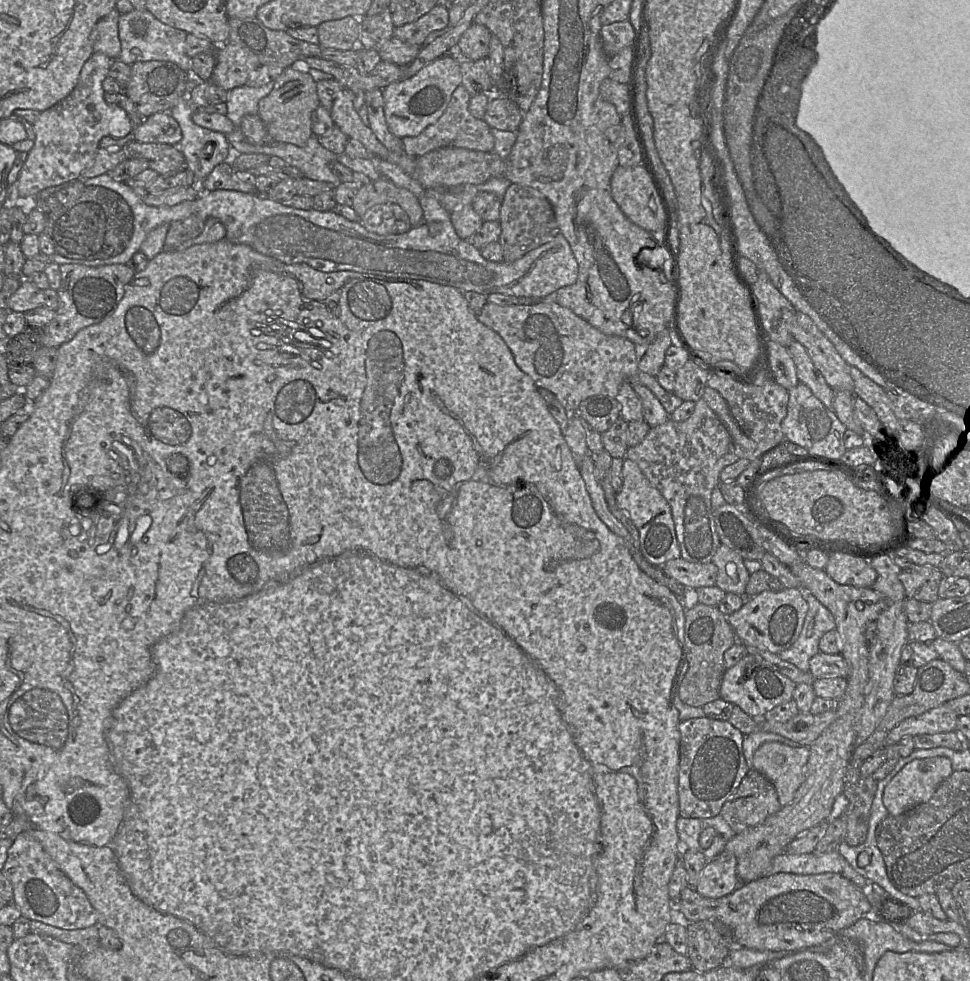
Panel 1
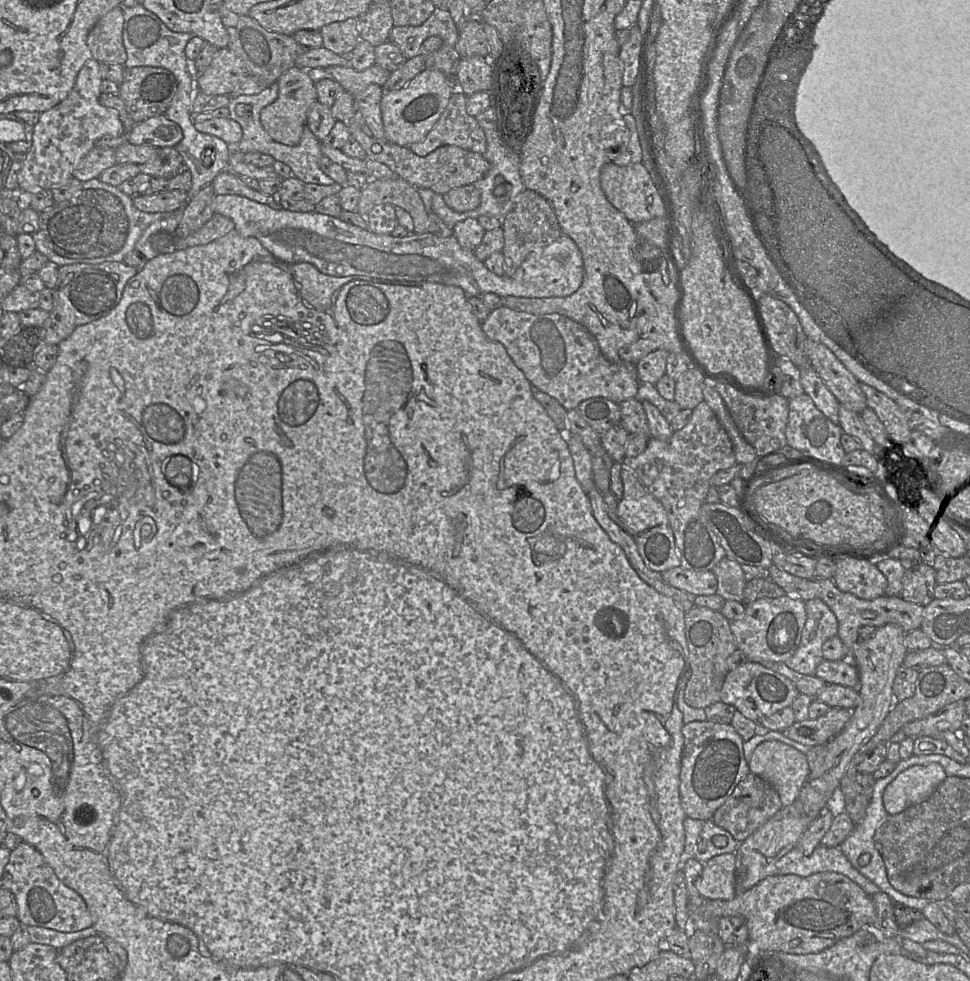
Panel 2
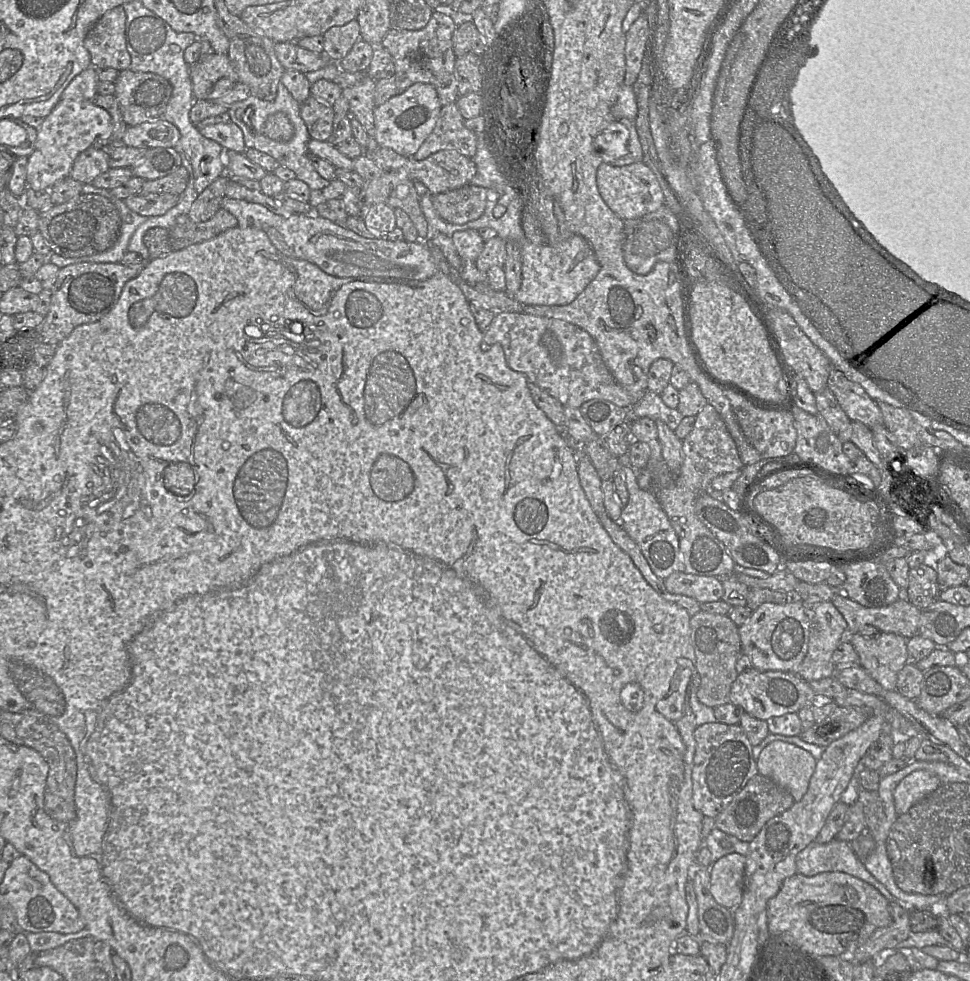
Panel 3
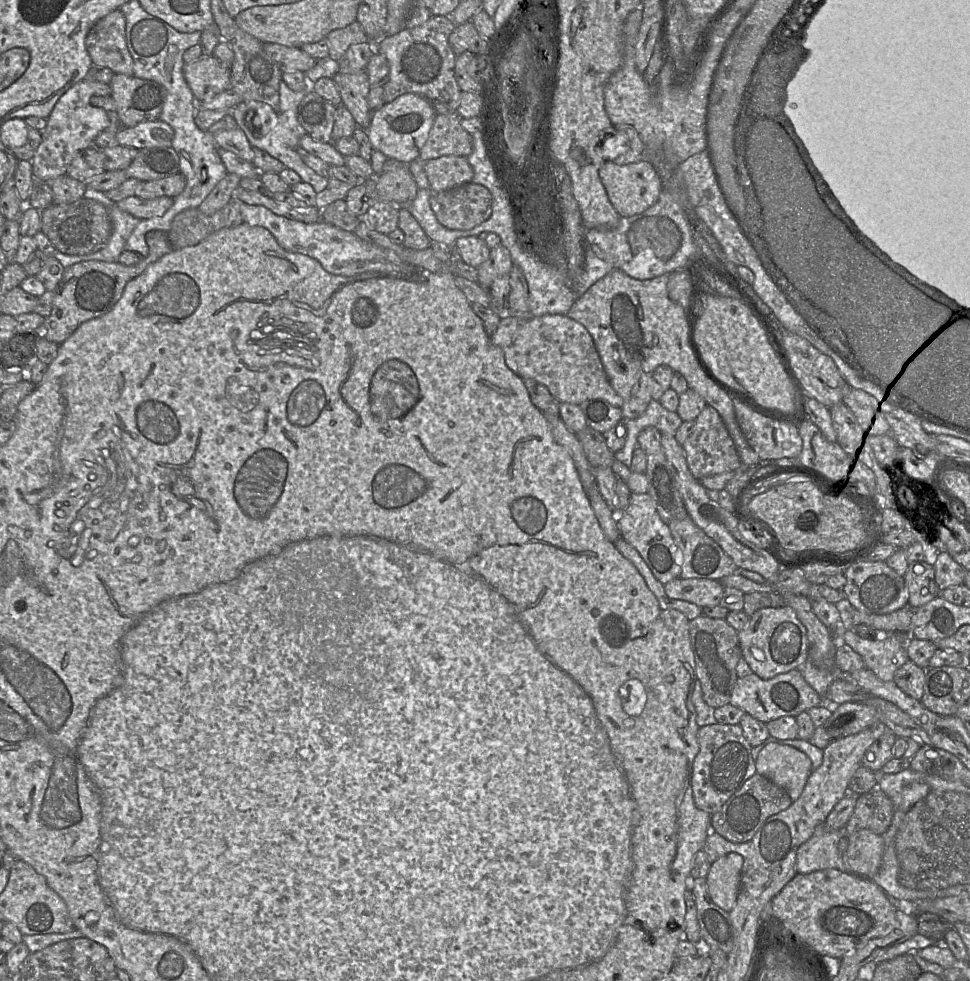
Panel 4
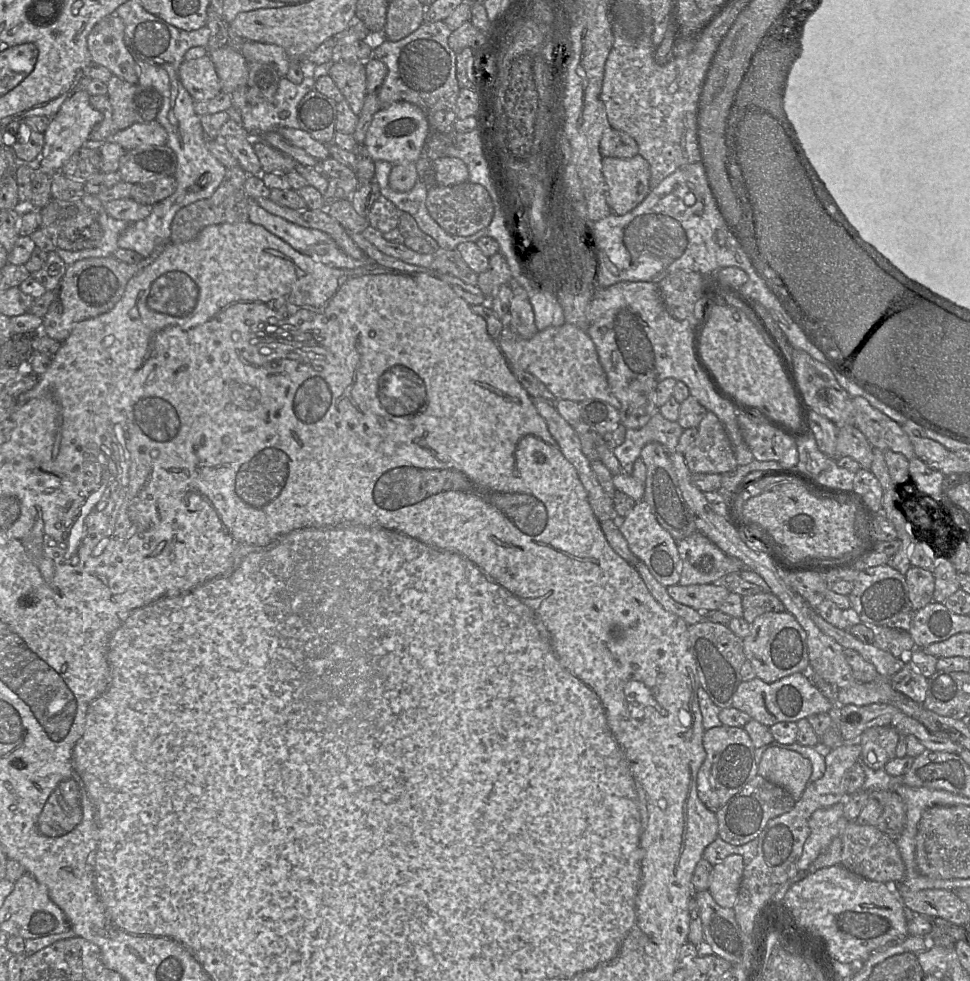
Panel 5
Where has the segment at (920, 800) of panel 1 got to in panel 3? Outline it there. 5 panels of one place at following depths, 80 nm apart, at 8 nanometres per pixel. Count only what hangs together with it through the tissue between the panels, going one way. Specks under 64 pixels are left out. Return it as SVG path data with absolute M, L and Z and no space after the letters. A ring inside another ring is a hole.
M916 770L903 778L893 792L897 815L906 813L913 805L930 795L941 785L939 778L926 770Z

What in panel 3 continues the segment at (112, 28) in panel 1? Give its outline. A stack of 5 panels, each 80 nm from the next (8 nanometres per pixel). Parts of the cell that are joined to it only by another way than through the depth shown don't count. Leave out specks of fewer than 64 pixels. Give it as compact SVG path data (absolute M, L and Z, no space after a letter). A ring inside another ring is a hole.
M117 6L93 25L85 38L90 53L91 66L130 69L131 56L126 47L126 13L124 6Z

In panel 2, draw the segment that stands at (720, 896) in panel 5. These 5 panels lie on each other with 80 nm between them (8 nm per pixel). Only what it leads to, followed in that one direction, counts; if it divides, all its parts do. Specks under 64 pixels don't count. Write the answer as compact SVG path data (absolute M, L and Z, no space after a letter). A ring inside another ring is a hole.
M735 853L720 854L705 862L696 888L704 898L733 899L737 894Z

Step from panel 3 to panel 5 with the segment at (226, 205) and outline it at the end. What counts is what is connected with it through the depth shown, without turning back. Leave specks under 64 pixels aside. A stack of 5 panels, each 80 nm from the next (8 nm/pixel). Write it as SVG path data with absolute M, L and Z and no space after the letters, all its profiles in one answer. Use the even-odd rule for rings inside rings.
M250 201L249 222L263 226L299 253L335 268L355 269L374 263L369 259L357 260L350 257L328 234L288 222L267 212L254 201Z

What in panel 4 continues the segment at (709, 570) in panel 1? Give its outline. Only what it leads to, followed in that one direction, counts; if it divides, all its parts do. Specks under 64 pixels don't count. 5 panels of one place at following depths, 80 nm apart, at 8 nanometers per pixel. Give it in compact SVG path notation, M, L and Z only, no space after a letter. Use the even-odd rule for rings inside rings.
M676 578L664 585L666 595L672 599L691 602L700 608L720 605L724 587L718 580Z

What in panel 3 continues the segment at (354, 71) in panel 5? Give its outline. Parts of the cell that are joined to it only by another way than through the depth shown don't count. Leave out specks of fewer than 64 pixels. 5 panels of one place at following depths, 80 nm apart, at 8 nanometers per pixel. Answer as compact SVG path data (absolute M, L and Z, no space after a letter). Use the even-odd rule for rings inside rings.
M368 75L358 84L342 89L342 96L349 102L350 115L355 117L369 136L374 137L374 91L376 81Z

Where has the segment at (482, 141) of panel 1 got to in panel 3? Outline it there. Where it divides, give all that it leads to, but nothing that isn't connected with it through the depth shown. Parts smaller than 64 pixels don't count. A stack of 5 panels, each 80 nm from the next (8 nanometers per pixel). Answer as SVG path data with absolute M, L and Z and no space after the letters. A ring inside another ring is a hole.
M456 102L443 106L435 127L415 153L416 160L424 160L441 150L456 150L473 158L477 150L477 135L465 126Z

